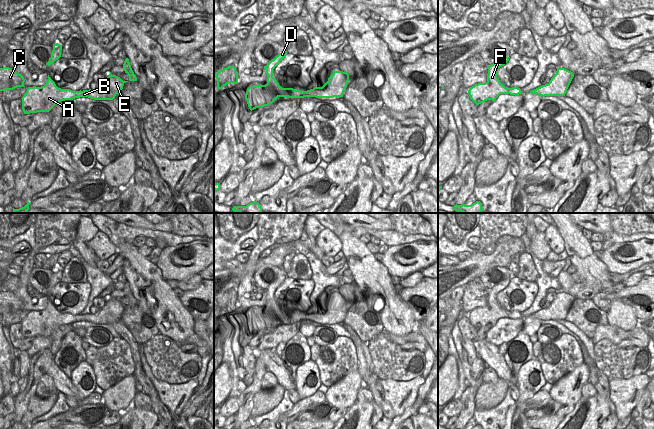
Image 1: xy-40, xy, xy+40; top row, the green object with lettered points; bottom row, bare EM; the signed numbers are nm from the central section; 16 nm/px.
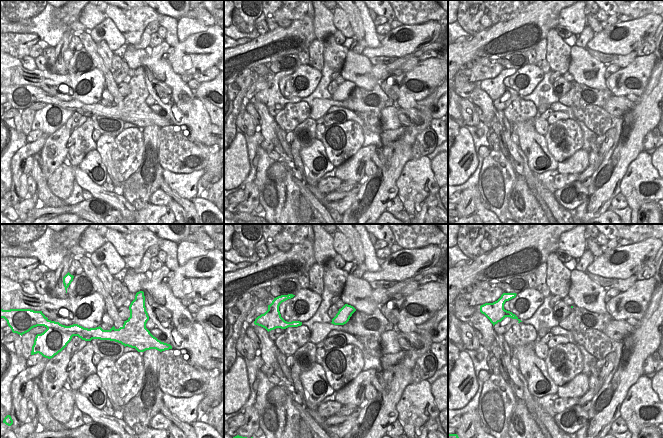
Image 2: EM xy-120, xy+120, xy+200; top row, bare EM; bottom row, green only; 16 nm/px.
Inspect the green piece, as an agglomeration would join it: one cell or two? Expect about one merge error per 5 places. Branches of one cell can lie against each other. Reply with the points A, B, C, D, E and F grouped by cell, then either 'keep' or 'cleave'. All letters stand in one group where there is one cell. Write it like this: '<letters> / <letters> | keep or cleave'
A D F / B C E | cleave

